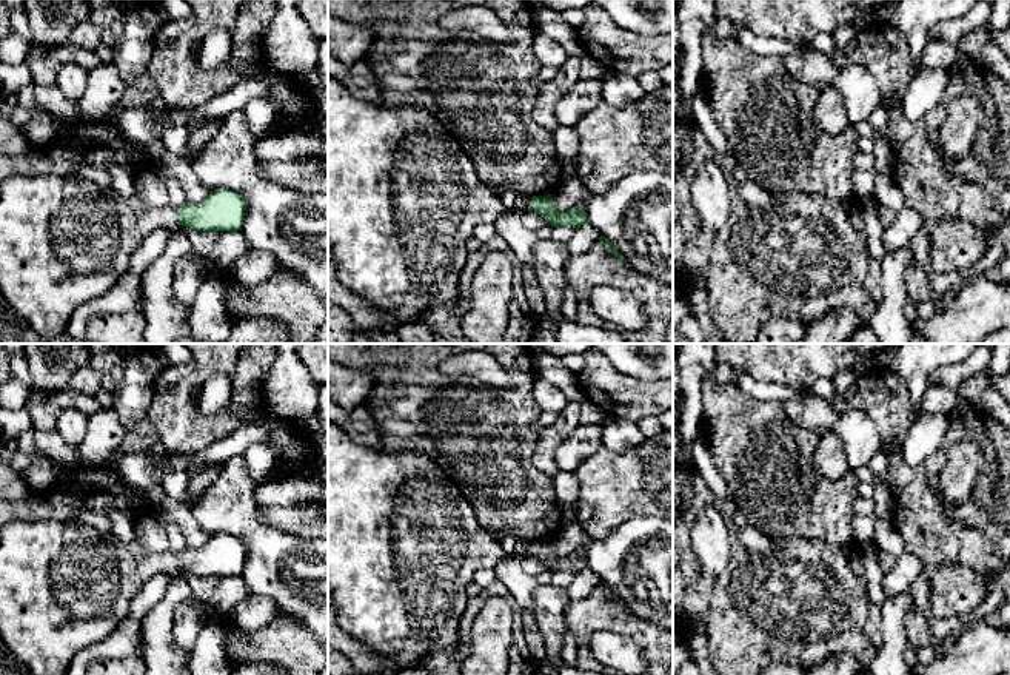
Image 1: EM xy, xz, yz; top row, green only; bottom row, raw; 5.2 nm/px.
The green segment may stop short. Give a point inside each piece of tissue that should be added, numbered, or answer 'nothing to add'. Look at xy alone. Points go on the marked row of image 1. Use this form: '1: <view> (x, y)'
1: xy (63, 241)

